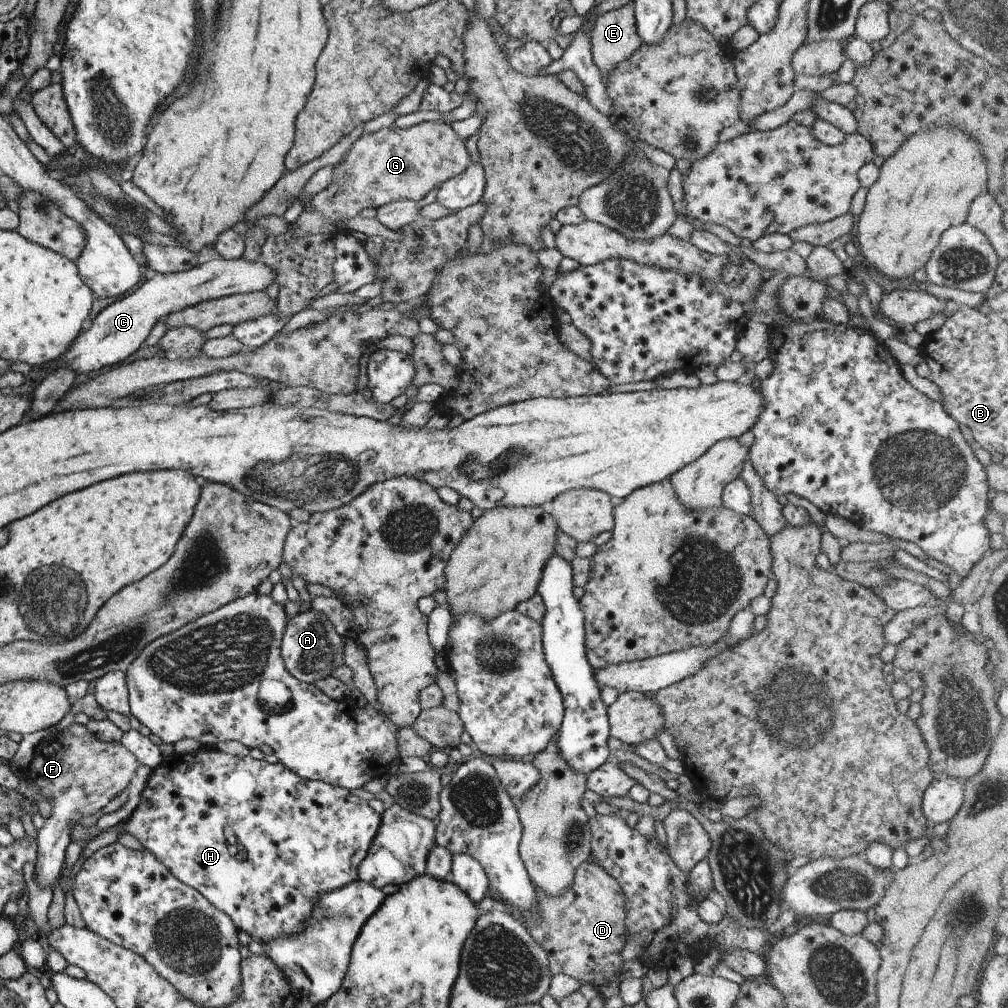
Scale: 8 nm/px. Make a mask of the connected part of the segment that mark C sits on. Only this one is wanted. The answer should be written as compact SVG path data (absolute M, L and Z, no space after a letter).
M213 258L189 270L175 273L154 273L131 294L123 296L103 308L93 320L87 320L81 332L70 342L67 351L61 354L54 366L69 368L76 374L95 374L101 368L123 362L127 356L141 347L156 322L169 314L189 308L211 299L223 298L237 293L265 290L275 279L275 272L261 260L225 260Z

